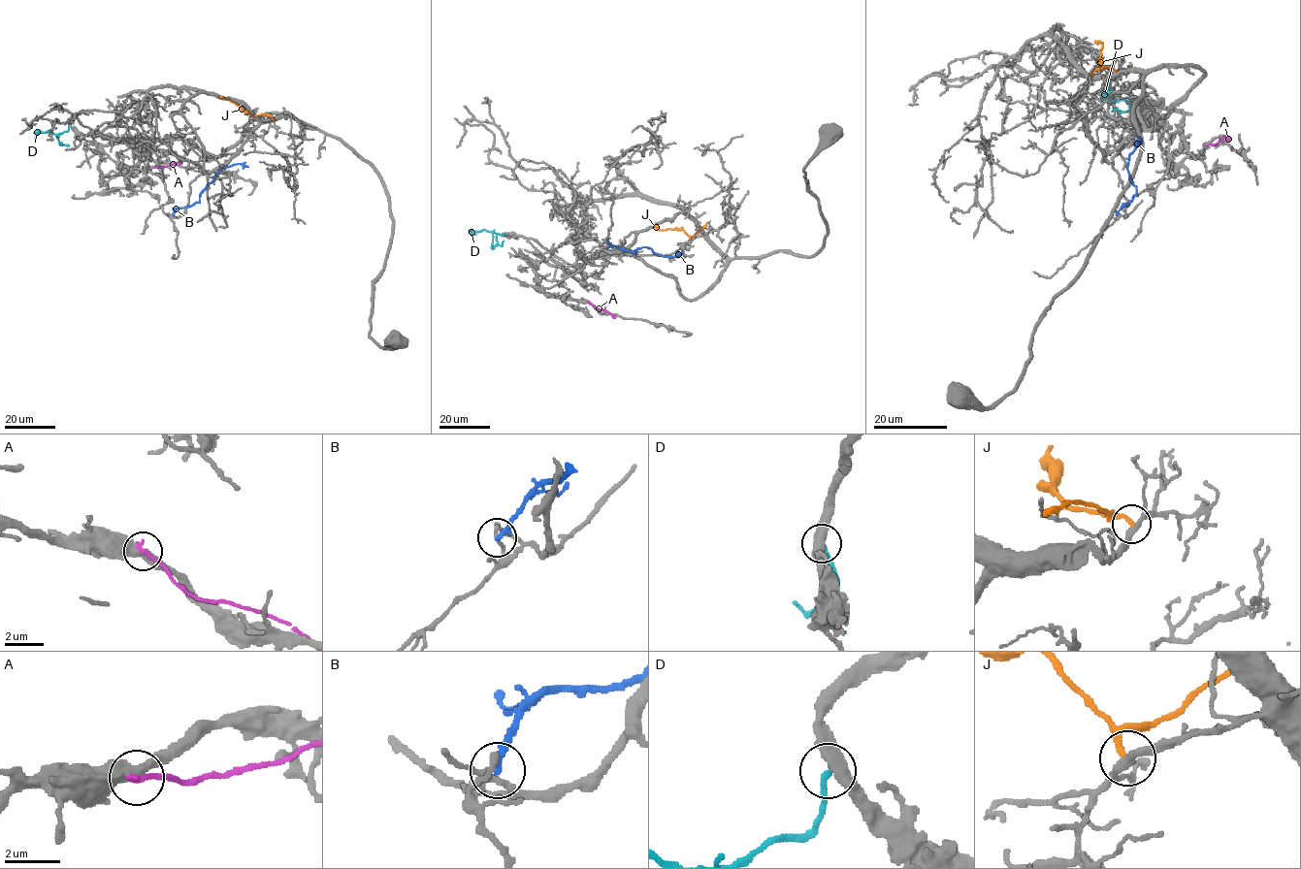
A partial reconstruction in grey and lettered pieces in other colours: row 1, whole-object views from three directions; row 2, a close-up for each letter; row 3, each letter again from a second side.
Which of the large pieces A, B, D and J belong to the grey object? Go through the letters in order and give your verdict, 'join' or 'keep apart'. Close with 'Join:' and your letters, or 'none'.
A: keep apart
B: keep apart
D: join
J: keep apart
Join: D

